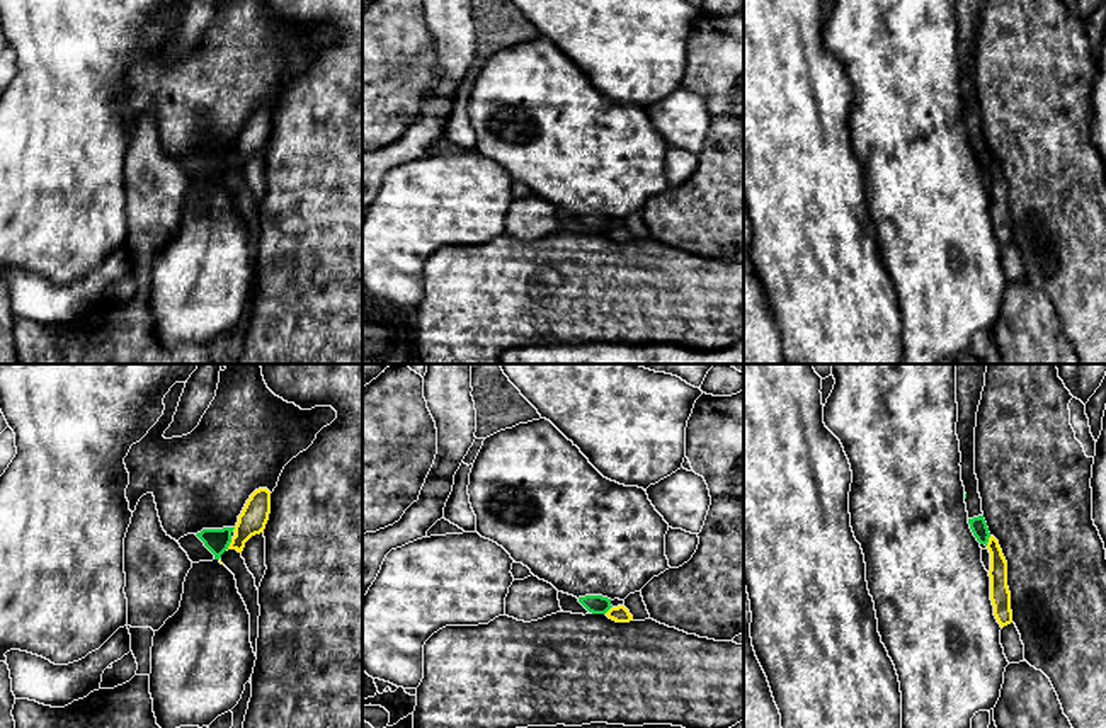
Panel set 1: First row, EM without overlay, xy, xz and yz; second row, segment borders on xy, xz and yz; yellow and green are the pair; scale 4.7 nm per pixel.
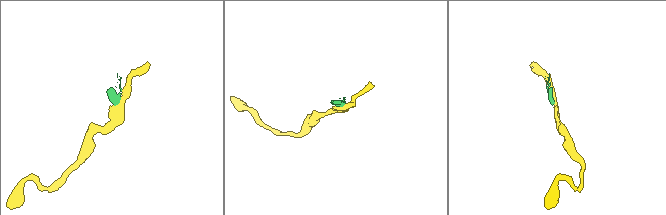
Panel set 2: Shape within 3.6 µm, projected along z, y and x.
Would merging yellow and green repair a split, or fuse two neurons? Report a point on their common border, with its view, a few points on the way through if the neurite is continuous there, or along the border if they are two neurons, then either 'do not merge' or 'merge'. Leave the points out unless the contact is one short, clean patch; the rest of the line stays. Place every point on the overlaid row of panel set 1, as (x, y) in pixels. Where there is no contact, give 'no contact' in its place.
xy (230, 545) | across xy (252, 521), (230, 545), (216, 541) | merge

